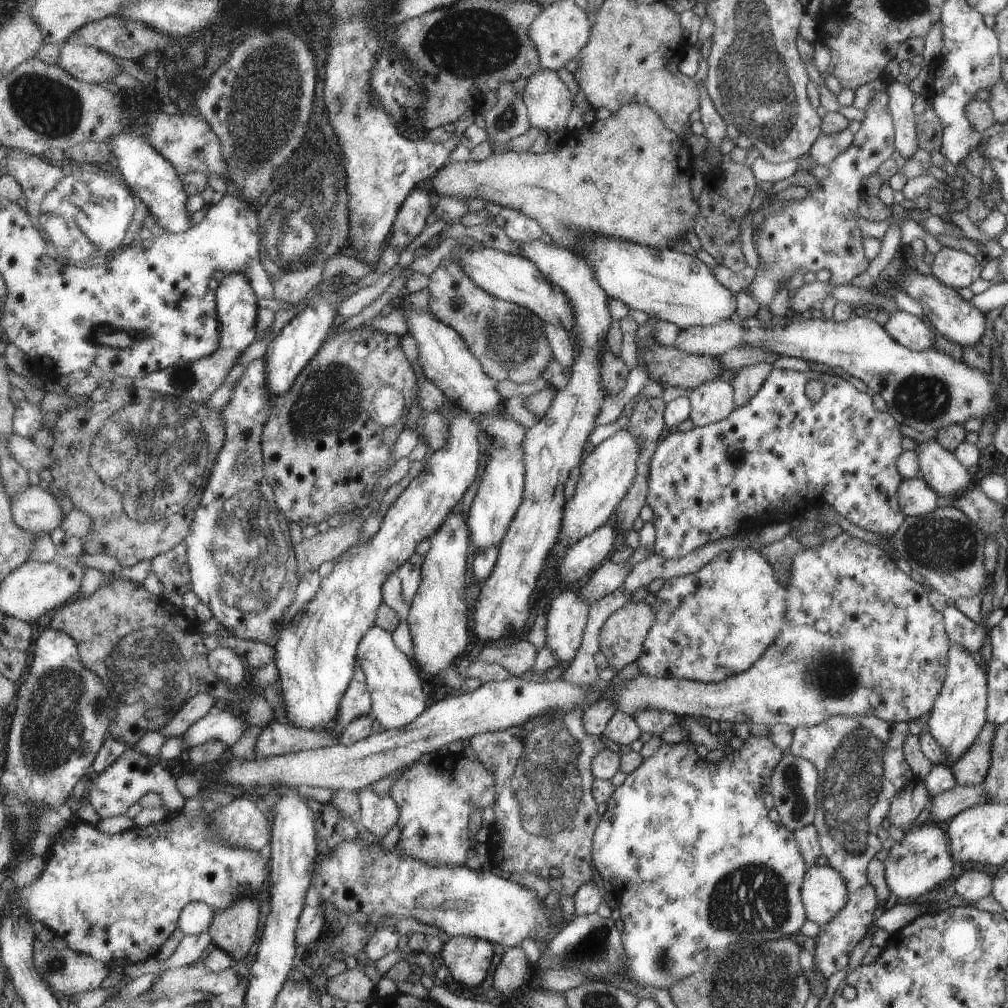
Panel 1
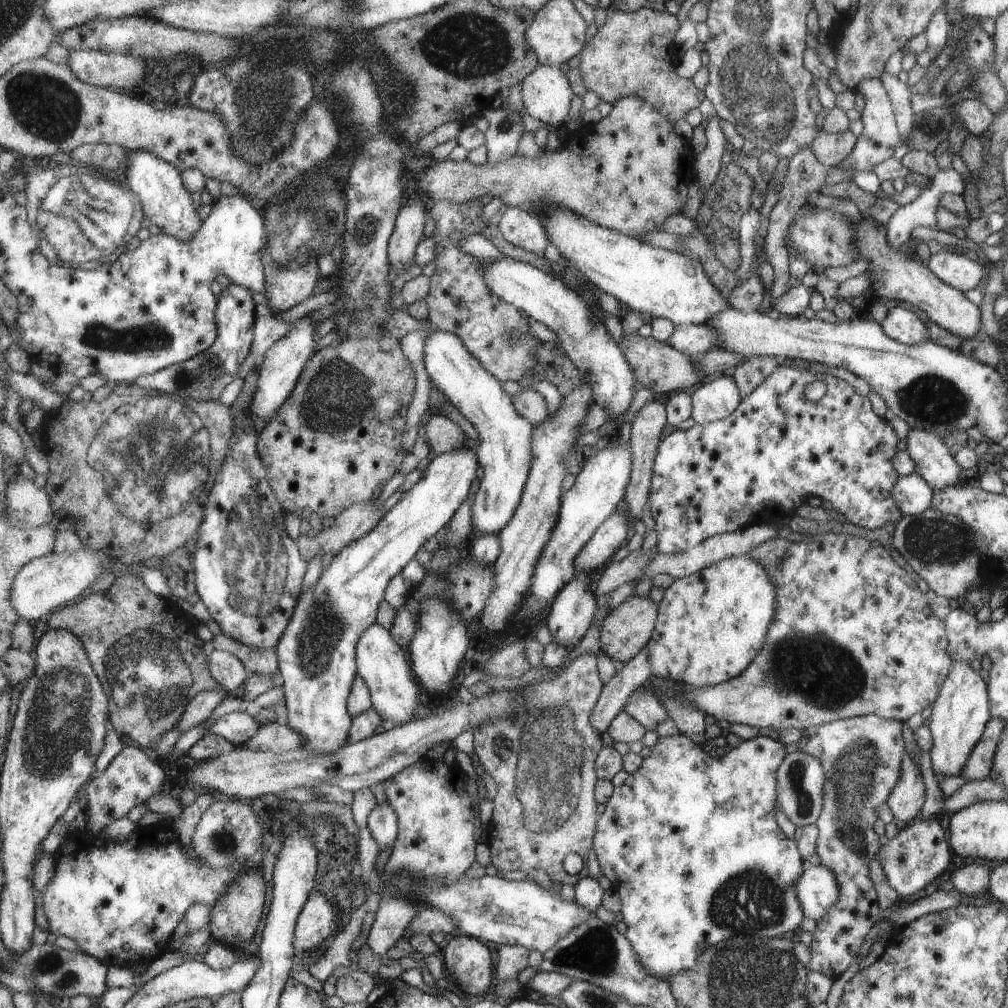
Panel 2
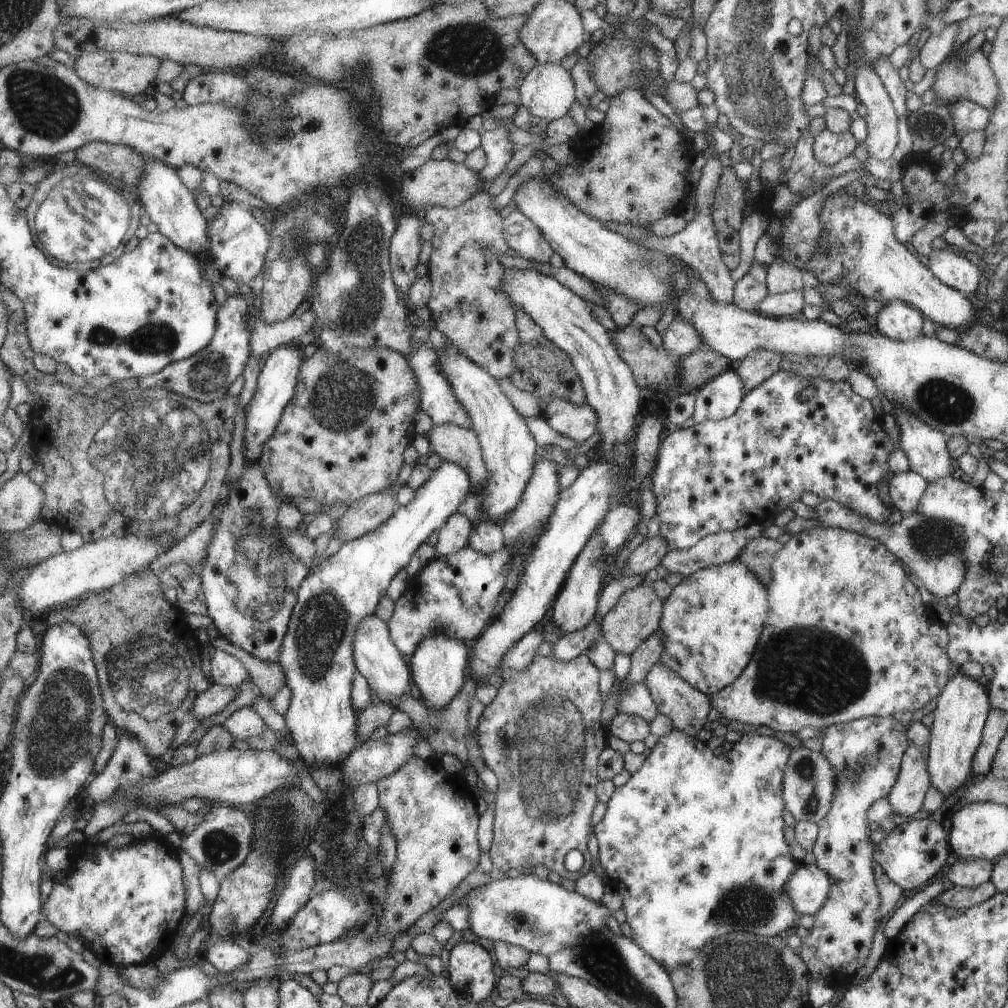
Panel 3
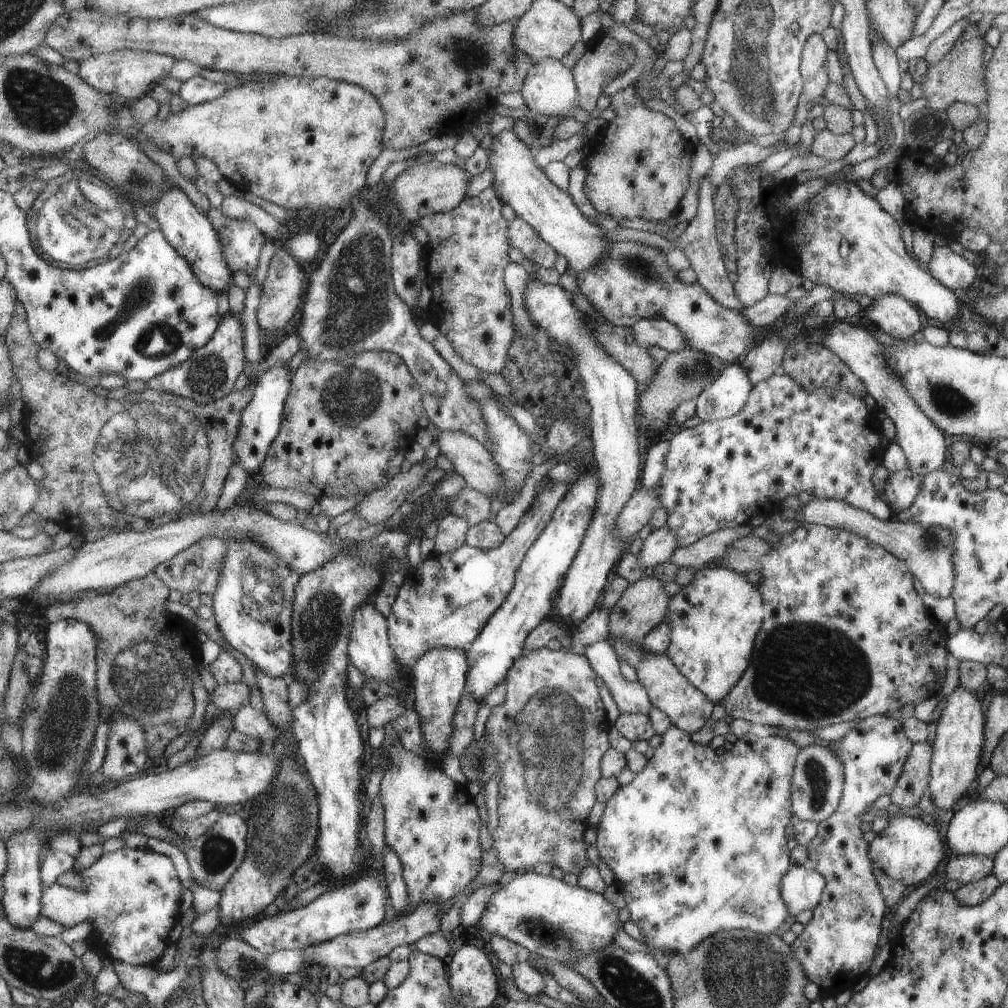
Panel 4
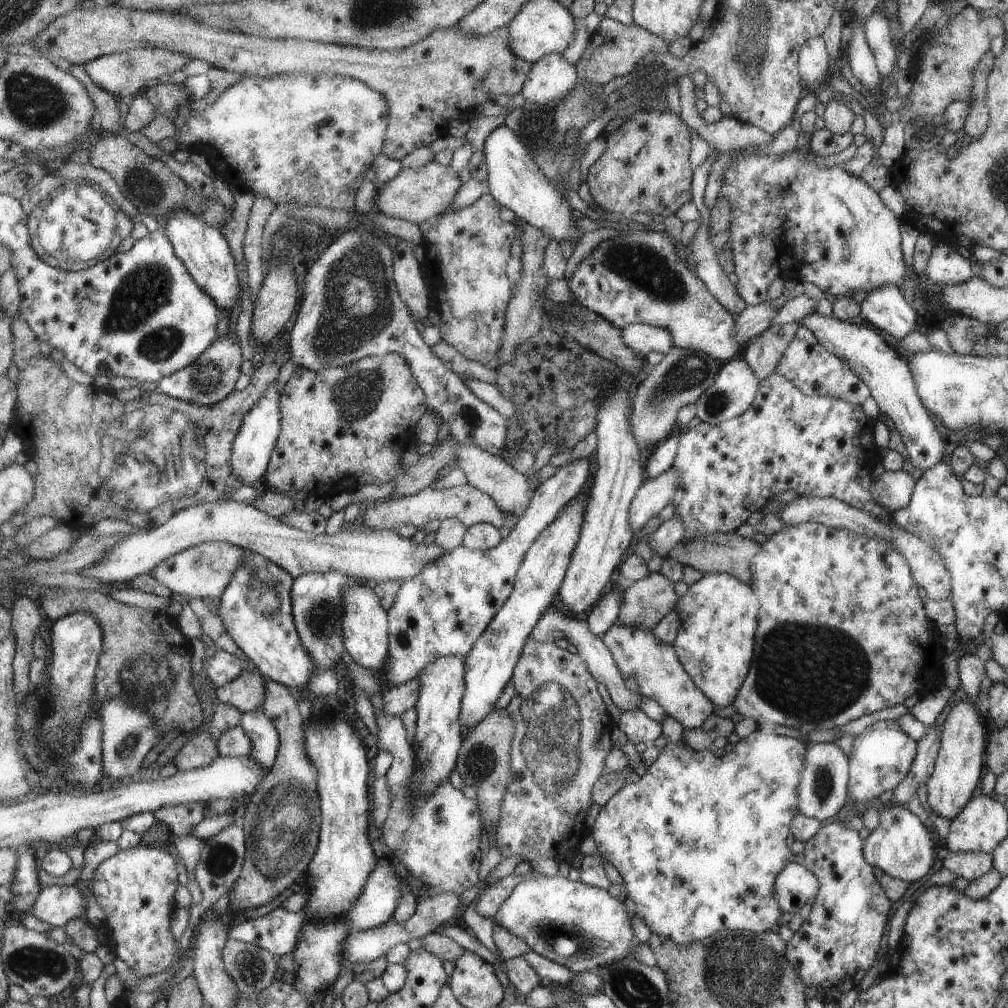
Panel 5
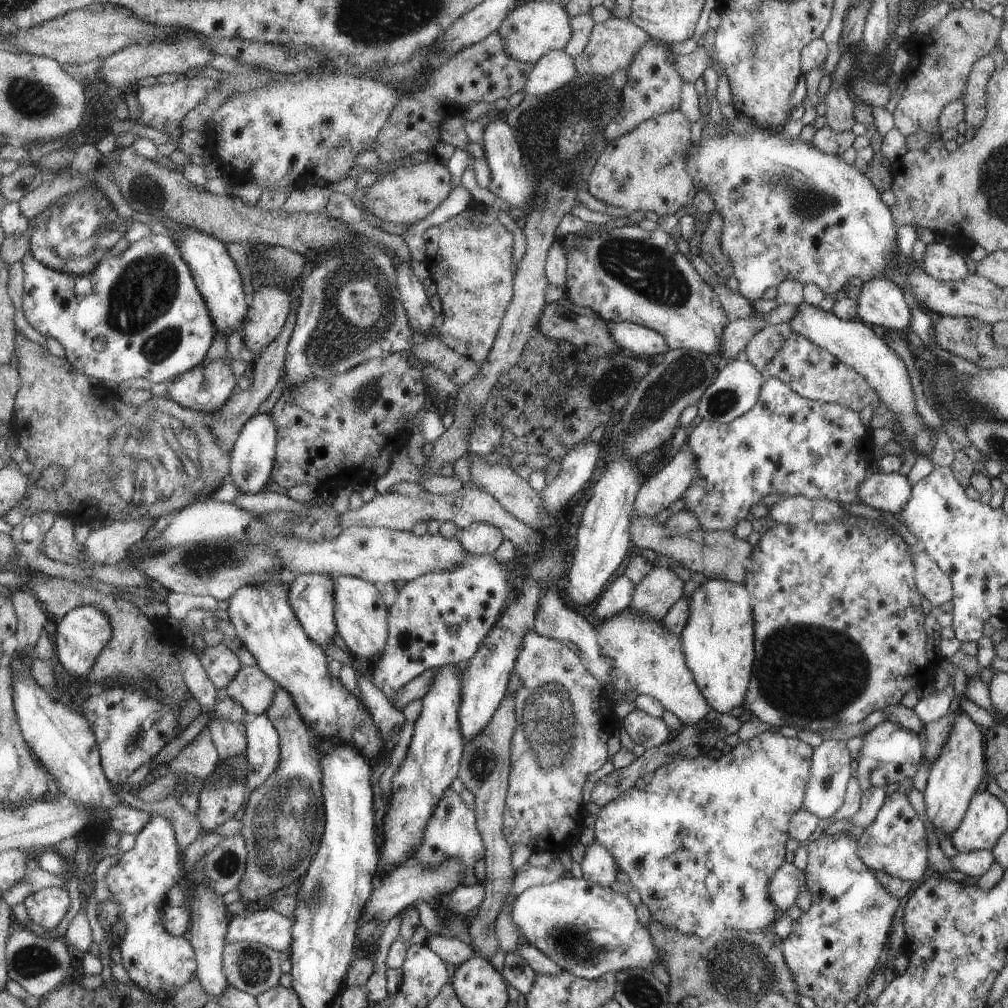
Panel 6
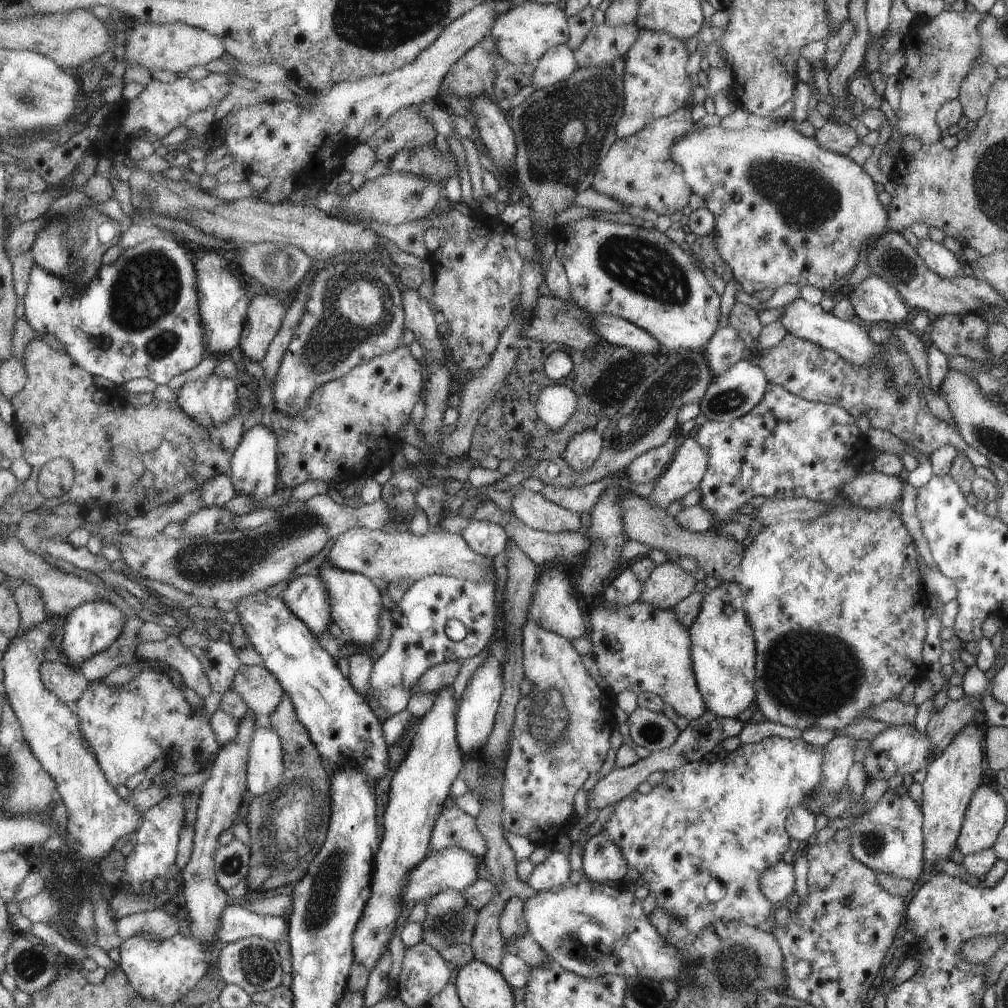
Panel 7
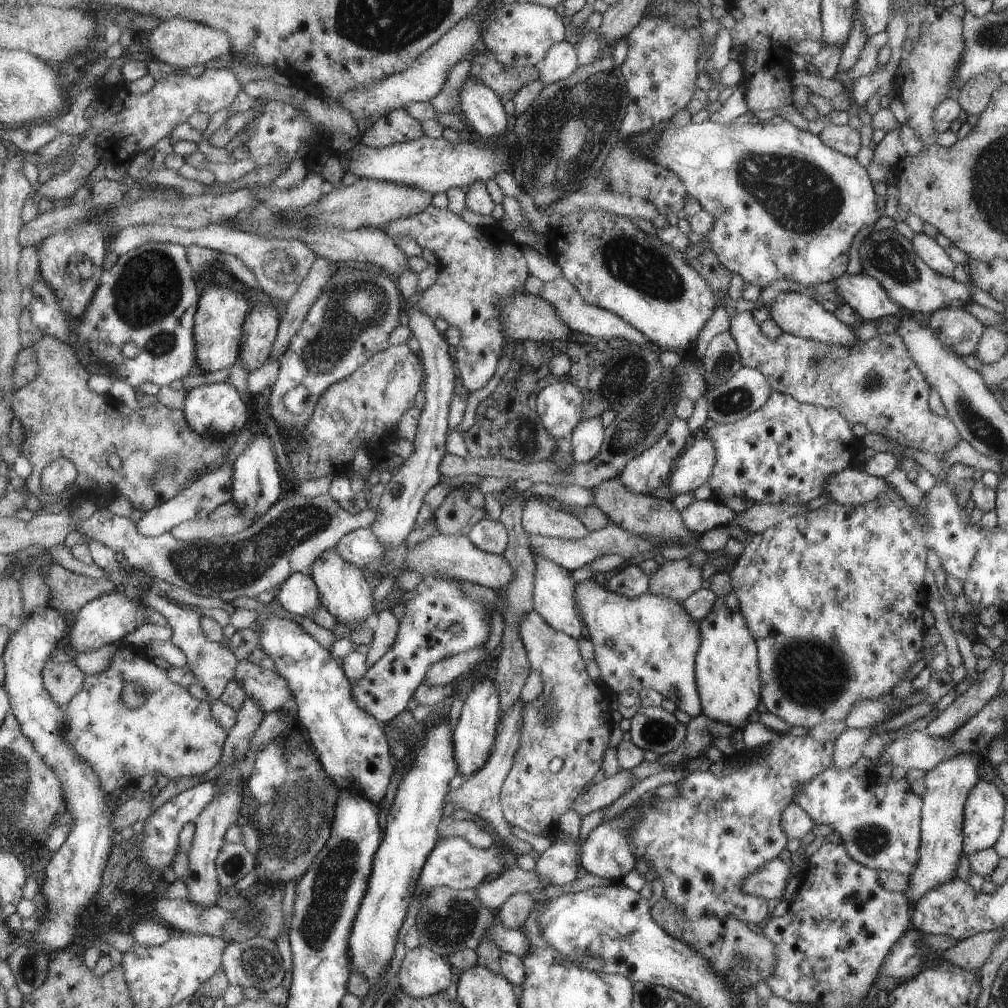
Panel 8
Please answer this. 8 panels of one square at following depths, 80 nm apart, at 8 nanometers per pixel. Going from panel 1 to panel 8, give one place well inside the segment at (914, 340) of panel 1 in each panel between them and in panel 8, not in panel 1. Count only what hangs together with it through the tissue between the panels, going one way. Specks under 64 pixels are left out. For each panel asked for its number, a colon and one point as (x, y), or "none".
2: (904, 325)
3: (897, 321)
4: (892, 314)
5: (885, 307)
6: (880, 303)
7: (876, 301)
8: (865, 294)

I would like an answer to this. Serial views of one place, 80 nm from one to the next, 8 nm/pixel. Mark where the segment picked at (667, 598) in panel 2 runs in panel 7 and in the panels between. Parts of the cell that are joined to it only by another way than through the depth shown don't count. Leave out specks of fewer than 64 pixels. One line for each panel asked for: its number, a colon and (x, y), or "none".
3: (711, 621)
4: (713, 620)
5: (719, 614)
6: (717, 640)
7: (723, 651)

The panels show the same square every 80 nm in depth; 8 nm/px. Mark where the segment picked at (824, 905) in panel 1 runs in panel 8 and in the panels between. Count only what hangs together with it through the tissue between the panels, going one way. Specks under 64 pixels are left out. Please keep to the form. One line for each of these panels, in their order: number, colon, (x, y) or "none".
2: (818, 889)
3: (809, 887)
4: (802, 889)
5: (795, 885)
6: (786, 882)
7: (777, 883)
8: (769, 882)

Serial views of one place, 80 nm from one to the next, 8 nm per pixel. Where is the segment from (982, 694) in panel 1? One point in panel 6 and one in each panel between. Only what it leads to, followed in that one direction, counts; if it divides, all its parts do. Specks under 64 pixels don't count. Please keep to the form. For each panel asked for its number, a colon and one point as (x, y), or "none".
2: (958, 717)
3: (958, 729)
4: (956, 750)
5: (958, 768)
6: (955, 775)

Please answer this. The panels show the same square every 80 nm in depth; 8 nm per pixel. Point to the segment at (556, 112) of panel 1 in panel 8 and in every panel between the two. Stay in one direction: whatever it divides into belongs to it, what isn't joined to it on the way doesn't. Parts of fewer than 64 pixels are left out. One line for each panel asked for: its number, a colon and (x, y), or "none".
2: (546, 92)
3: (548, 92)
4: (550, 89)
5: (551, 78)
6: (556, 68)
7: (559, 63)
8: (561, 61)

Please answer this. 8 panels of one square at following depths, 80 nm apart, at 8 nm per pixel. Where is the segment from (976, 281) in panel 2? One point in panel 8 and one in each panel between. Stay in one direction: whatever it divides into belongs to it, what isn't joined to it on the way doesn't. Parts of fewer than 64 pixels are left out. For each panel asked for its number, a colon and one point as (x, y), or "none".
3: (955, 271)
4: (954, 271)
5: (946, 267)
6: (940, 261)
7: (942, 261)
8: (933, 254)

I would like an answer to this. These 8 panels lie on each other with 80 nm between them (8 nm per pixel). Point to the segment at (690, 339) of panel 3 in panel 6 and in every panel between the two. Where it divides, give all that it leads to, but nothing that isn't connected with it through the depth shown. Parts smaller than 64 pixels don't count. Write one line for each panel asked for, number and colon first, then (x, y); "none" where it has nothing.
4: (649, 332)
5: (641, 338)
6: (643, 342)

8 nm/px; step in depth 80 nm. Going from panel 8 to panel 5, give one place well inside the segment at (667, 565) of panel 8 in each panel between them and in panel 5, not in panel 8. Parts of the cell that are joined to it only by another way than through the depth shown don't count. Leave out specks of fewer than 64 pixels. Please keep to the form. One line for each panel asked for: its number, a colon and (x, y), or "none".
5: (645, 602)
6: (661, 589)
7: (668, 585)

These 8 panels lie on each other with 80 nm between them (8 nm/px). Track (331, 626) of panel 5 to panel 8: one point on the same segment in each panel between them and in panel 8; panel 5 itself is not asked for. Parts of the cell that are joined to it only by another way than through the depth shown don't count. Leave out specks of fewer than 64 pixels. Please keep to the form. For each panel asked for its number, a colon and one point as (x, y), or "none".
6: (313, 595)
7: (308, 596)
8: (300, 594)

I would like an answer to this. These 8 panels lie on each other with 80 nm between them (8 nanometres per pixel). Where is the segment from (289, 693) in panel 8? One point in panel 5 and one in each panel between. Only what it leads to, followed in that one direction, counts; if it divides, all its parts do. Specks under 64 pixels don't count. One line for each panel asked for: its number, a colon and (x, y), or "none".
5: (248, 692)
6: (253, 687)
7: (262, 688)

